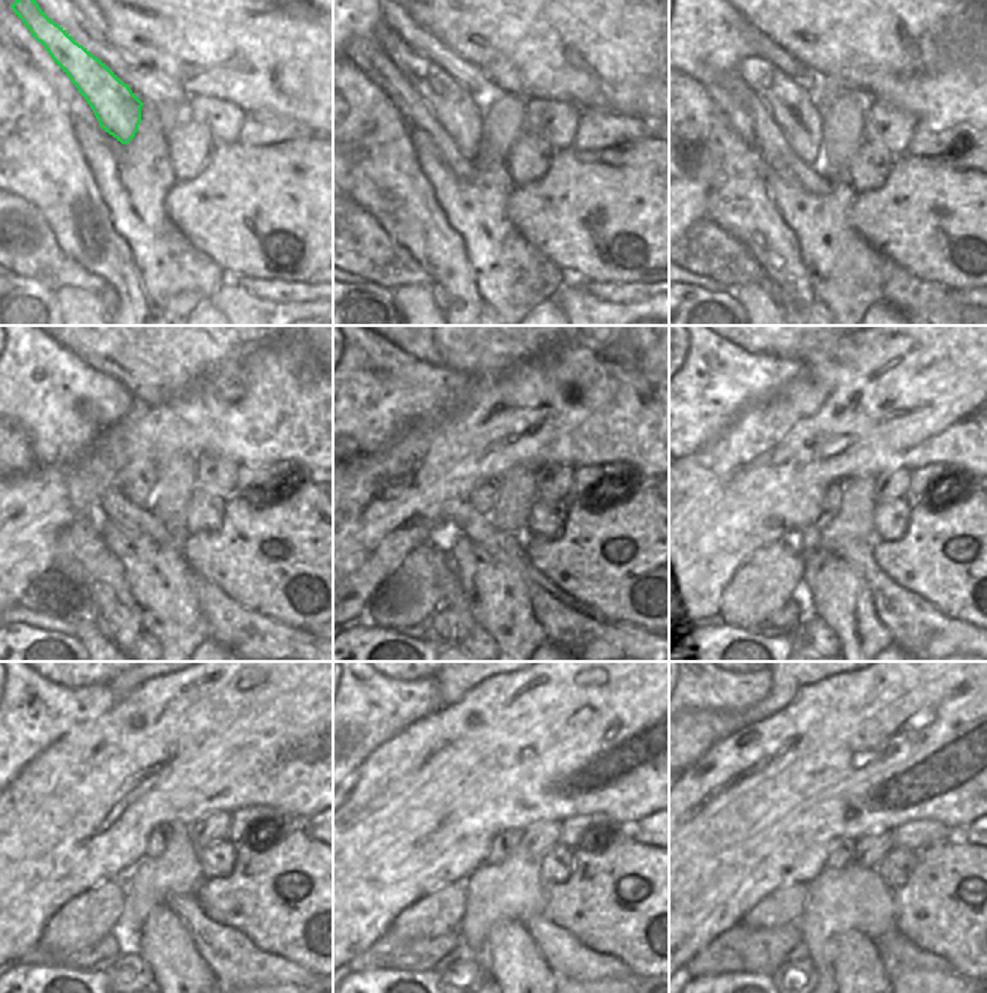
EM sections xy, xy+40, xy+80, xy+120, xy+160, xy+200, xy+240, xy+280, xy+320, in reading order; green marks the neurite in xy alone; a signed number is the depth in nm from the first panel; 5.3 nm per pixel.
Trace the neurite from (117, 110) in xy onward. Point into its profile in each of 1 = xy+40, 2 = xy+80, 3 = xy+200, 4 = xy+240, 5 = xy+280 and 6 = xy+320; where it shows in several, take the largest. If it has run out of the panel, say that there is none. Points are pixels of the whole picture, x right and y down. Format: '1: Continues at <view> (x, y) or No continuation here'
1: Continues at xy+40 (459, 111)
2: Continues at xy+80 (794, 107)
3: Continues at xy+200 (833, 497)
4: Continues at xy+240 (159, 837)
5: Continues at xy+280 (503, 843)
6: Continues at xy+320 (842, 851)

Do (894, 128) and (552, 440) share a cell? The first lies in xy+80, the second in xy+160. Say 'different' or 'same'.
different

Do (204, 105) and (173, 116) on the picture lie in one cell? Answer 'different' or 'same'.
different

